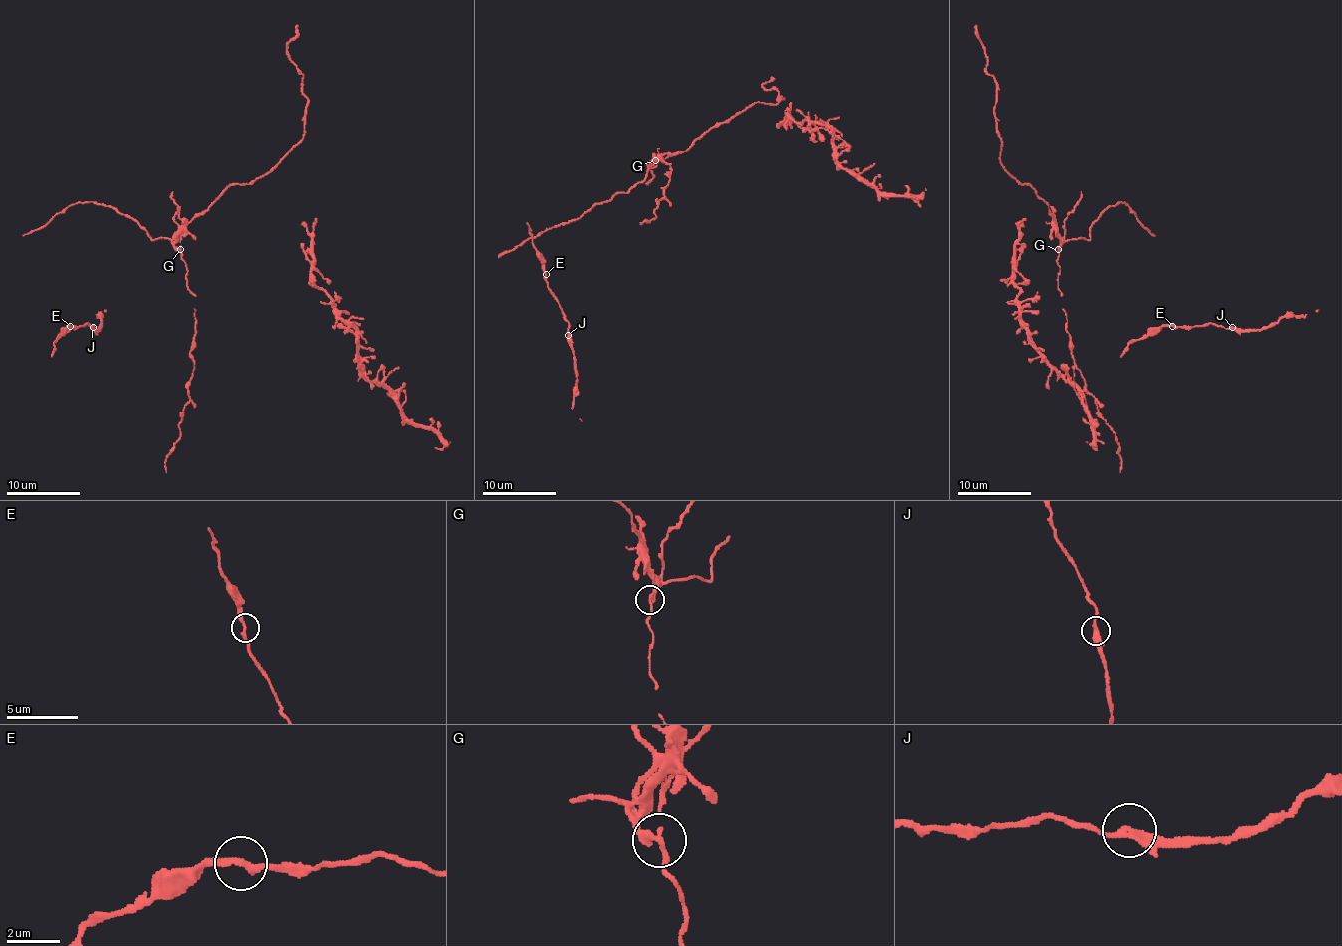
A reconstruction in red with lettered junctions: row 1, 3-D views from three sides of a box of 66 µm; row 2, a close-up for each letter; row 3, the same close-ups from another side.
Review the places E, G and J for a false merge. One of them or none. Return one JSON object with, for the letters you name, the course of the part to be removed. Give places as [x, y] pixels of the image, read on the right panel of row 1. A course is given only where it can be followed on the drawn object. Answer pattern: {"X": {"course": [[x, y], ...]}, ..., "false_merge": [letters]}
{"G": {"course": [[1057, 250], [1055, 220], [1048, 206], [1002, 165], [996, 82], [985, 69], [985, 52], [976, 36], [976, 24]]}, "false_merge": ["G"]}

